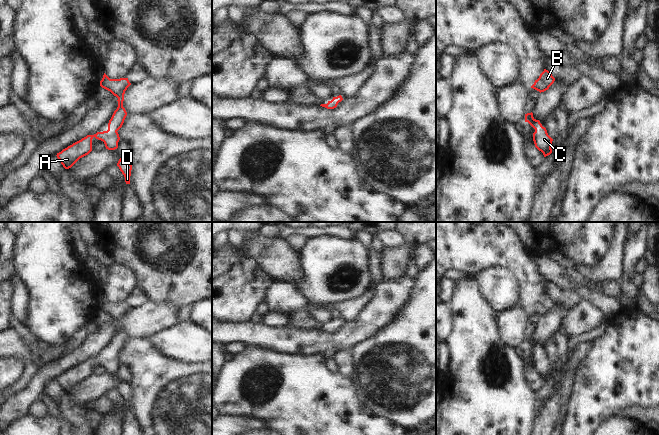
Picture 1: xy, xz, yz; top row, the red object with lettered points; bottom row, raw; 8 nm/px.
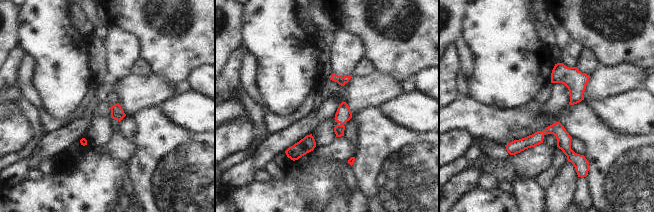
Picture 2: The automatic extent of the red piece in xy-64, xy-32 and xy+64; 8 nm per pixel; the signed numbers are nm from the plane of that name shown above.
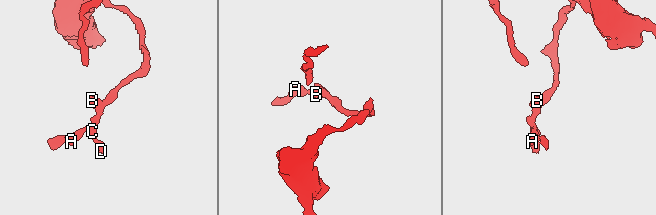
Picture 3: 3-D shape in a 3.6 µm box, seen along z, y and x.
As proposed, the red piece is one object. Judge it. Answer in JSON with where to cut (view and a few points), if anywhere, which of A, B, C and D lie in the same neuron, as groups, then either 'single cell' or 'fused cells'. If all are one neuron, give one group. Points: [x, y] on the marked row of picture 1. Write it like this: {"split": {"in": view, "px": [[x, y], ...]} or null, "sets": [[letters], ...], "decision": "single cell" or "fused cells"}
{"split": null, "sets": [["A", "B", "C", "D"]], "decision": "single cell"}

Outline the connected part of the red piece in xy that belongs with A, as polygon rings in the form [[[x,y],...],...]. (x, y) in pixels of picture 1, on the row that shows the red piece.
[[[104,73],[100,81],[100,86],[110,91],[118,98],[118,107],[109,120],[107,131],[97,132],[94,135],[87,135],[57,153],[56,156],[65,169],[71,168],[80,158],[88,155],[92,151],[92,139],[94,137],[103,141],[108,150],[115,150],[118,148],[120,137],[117,131],[122,127],[127,116],[127,112],[123,107],[124,94],[130,85],[131,83],[128,78],[110,79]]]

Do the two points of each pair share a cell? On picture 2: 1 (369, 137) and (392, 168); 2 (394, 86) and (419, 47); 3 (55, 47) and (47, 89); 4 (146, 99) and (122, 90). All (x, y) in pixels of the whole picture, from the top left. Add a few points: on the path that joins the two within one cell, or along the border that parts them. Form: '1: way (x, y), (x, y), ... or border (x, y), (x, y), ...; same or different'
1: way (377, 145), (391, 160); same
2: border (376, 70), (390, 74), (400, 83); different
3: way (55, 57), (50, 64), (50, 79); same
4: way (140, 93), (128, 90); same

